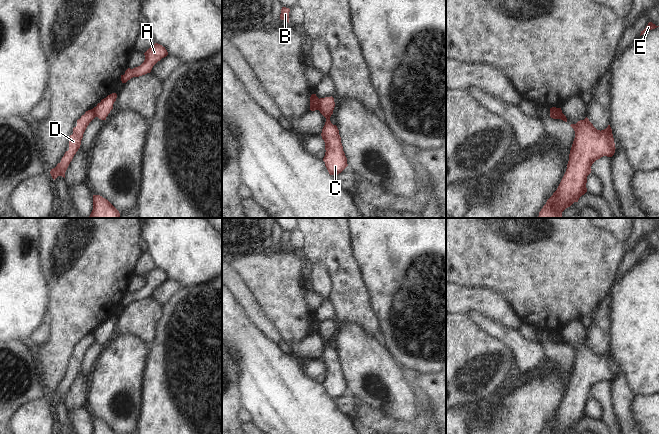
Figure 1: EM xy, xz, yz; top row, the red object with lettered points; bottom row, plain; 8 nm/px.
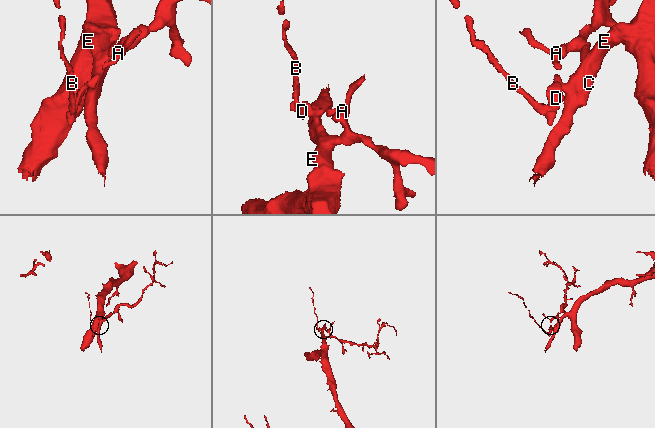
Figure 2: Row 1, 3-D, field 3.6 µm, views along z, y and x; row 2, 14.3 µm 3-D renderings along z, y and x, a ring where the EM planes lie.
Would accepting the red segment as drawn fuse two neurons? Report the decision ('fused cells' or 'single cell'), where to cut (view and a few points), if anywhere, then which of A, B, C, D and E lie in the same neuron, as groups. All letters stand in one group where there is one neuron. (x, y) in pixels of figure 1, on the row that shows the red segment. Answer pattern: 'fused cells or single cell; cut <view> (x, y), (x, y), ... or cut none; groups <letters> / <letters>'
fused cells; cut yz (550, 110), (558, 110), (562, 117); groups A C E / B D

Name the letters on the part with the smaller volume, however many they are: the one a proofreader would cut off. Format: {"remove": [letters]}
{"remove": ["B", "D"]}

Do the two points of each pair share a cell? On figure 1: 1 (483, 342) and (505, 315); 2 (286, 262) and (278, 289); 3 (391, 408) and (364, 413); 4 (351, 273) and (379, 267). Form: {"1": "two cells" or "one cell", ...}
{"1": "two cells", "2": "one cell", "3": "two cells", "4": "two cells"}

